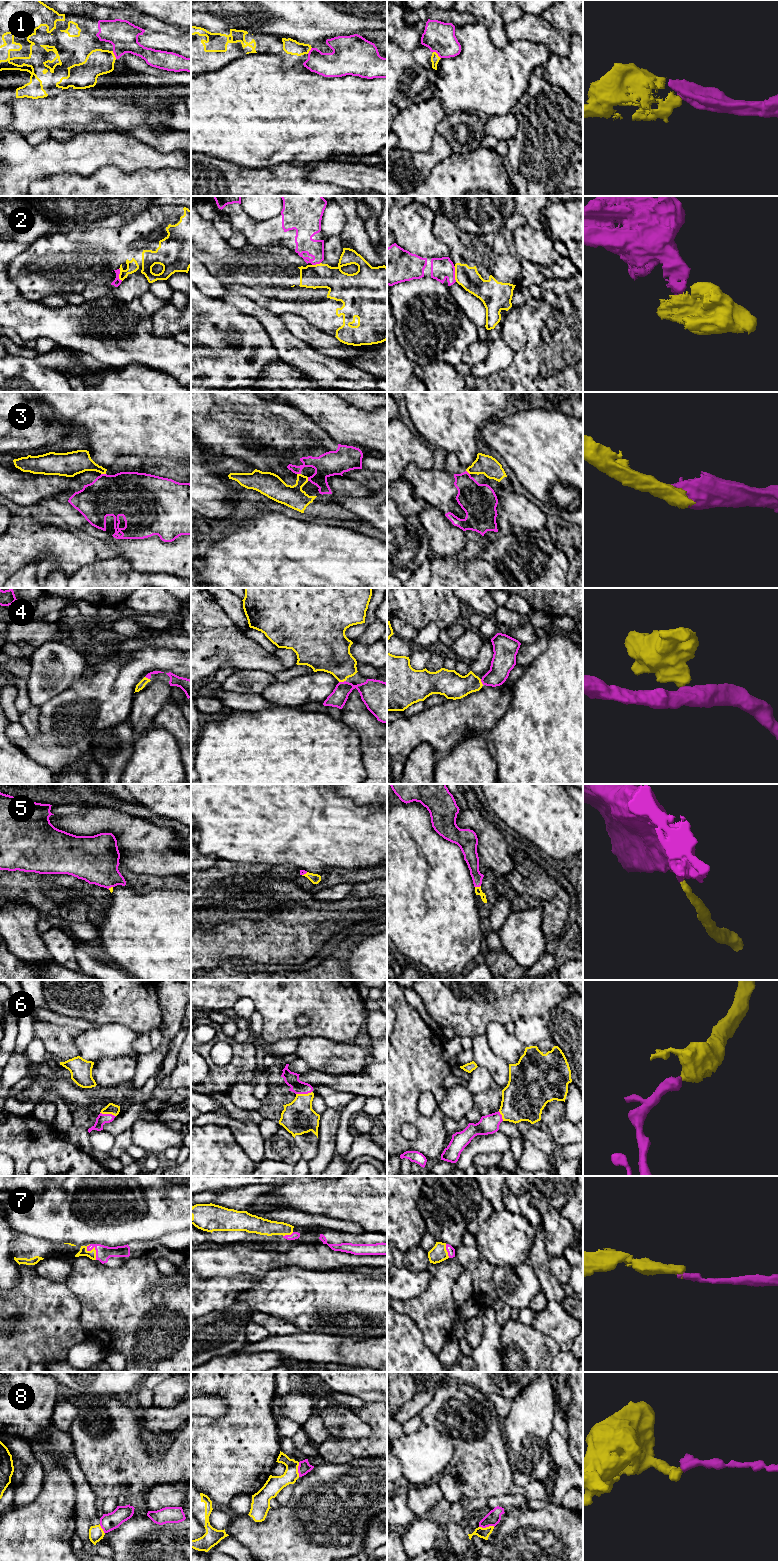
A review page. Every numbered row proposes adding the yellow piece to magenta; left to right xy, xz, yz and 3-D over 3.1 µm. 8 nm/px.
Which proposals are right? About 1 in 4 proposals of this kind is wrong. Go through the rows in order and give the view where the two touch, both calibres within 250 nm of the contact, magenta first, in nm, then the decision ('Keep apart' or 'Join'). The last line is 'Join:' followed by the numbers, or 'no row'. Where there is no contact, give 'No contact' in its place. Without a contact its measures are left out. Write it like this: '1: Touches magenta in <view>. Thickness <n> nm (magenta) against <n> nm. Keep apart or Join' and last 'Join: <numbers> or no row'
1: Touches magenta in yz. Thickness 240 nm (magenta) against 70 nm. Join
2: Touches magenta in yz. Thickness 180 nm (magenta) against 180 nm. Keep apart
3: Touches magenta in xy. Thickness 360 nm (magenta) against 190 nm. Keep apart
4: Touches magenta in xz. Thickness 190 nm (magenta) against 300 nm. Join
5: Touches magenta in yz. Thickness 110 nm (magenta) against 60 nm. Join
6: Touches magenta in xy. Thickness 80 nm (magenta) against 90 nm. Join
7: Touches magenta in xy. Thickness 120 nm (magenta) against 70 nm. Join
8: Touches magenta in yz. Thickness 110 nm (magenta) against 90 nm. Keep apart
Join: 1, 4, 5, 6, 7

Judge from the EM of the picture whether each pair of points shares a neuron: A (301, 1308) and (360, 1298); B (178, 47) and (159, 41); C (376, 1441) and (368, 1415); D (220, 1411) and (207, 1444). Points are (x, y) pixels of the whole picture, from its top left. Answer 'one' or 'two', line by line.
A: one
B: one
C: one
D: two

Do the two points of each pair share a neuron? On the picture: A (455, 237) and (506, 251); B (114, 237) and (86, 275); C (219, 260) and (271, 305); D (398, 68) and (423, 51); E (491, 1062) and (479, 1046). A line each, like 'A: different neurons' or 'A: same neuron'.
A: same neuron
B: same neuron
C: same neuron
D: same neuron
E: same neuron

